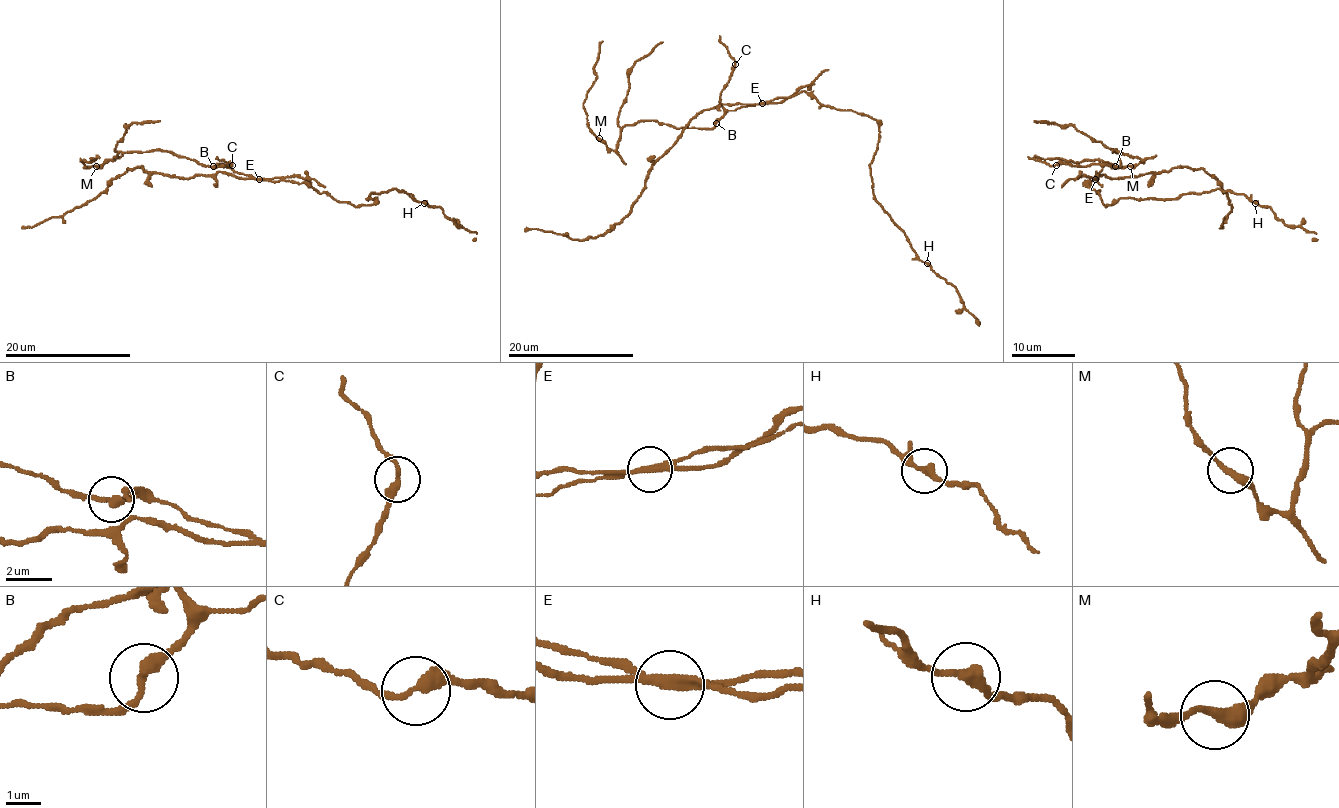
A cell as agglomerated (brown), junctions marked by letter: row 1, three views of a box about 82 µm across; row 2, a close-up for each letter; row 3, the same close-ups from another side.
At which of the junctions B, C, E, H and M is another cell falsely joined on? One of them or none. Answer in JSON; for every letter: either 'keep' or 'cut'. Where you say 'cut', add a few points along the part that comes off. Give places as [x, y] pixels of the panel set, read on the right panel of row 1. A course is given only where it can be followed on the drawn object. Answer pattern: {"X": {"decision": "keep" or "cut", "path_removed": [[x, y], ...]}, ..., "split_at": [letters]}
{"B": {"decision": "keep"}, "C": {"decision": "keep"}, "E": {"decision": "cut", "path_removed": [[1096, 179], [1096, 171], [1129, 177], [1186, 166], [1203, 168], [1230, 199], [1231, 210], [1220, 226], [1223, 228]]}, "H": {"decision": "keep"}, "M": {"decision": "keep"}, "split_at": ["E"]}

